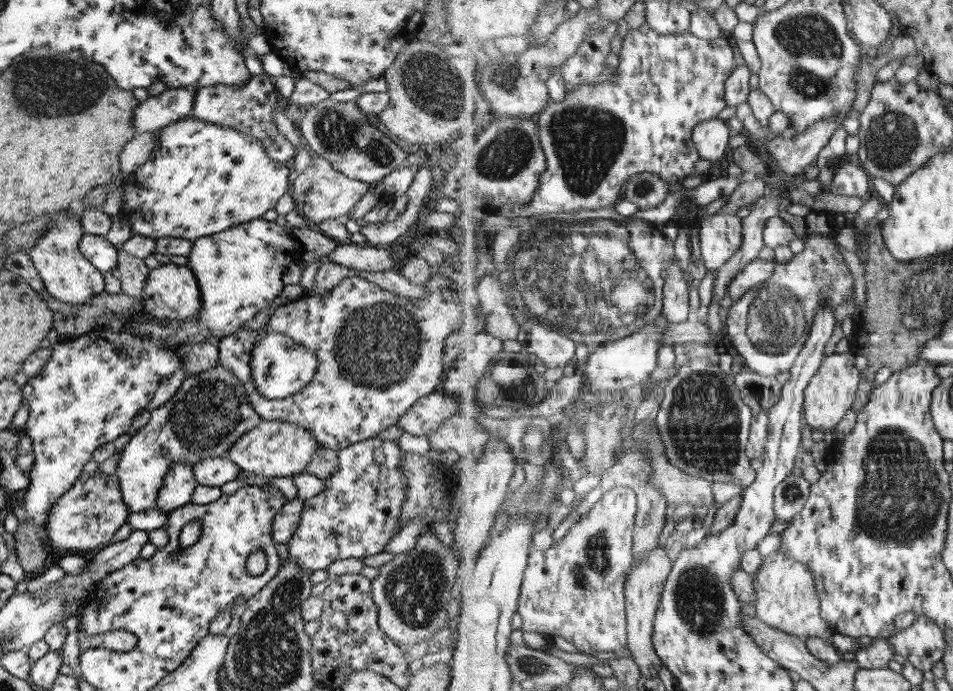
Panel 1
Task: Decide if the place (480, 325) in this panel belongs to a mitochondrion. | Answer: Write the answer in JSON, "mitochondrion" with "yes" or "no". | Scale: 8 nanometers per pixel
{"mitochondrion":"no"}

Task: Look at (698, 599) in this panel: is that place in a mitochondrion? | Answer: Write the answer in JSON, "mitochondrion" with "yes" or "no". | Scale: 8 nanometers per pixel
{"mitochondrion":"yes"}

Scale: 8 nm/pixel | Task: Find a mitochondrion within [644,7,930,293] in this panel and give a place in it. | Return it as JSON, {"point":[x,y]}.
{"point":[813,47]}

